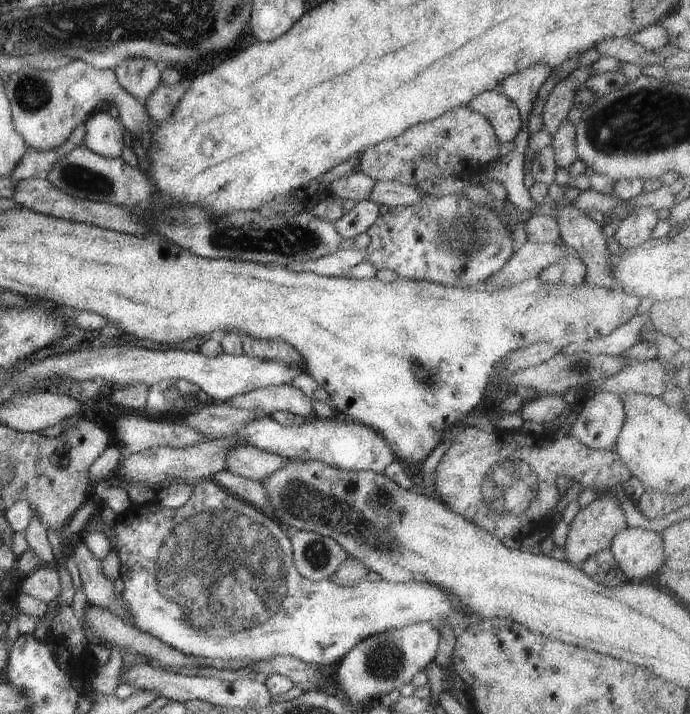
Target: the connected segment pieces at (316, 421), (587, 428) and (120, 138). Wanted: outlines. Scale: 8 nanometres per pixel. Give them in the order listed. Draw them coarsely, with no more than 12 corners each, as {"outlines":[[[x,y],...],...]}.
{"outlines":[[[270,415],[236,436],[291,460],[383,473],[396,458],[370,426]],[[598,390],[568,435],[594,450],[615,450],[626,412]],[[96,111],[83,146],[118,158],[124,145],[120,118]]]}

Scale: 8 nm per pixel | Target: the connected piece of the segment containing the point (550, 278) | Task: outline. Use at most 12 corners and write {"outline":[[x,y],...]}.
{"outline":[[575,249],[568,260],[550,264],[543,283],[581,286],[586,265]]}

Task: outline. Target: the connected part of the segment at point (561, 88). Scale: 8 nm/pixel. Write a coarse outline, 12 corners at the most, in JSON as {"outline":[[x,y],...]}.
{"outline":[[577,68],[550,91],[543,126],[554,136],[576,103],[576,89],[594,75]]}

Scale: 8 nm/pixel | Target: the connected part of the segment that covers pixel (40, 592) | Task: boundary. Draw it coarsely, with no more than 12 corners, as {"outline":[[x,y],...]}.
{"outline":[[55,565],[37,566],[22,582],[24,594],[54,604],[62,591]]}

